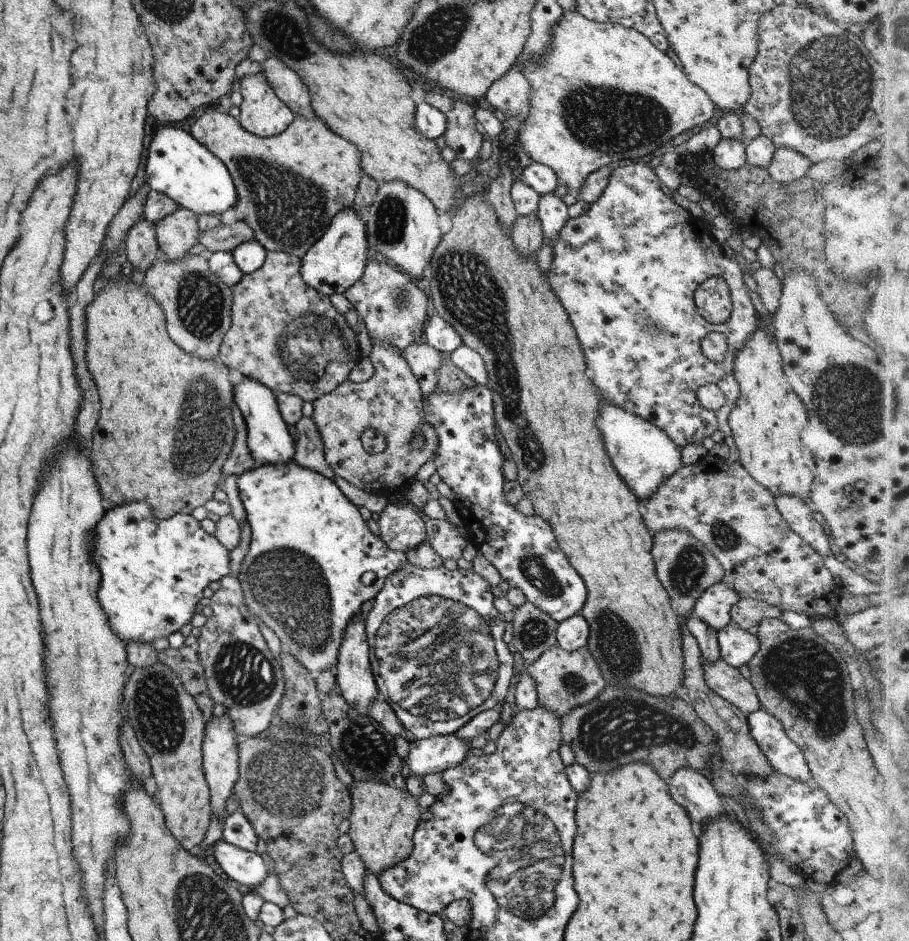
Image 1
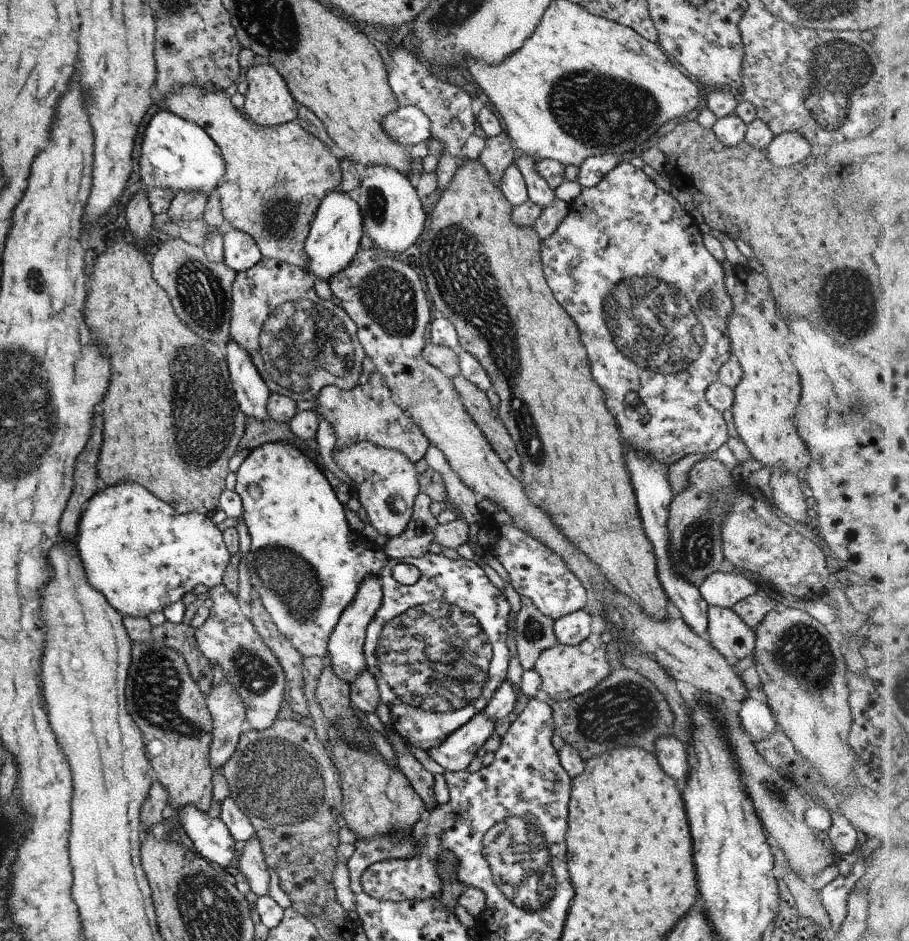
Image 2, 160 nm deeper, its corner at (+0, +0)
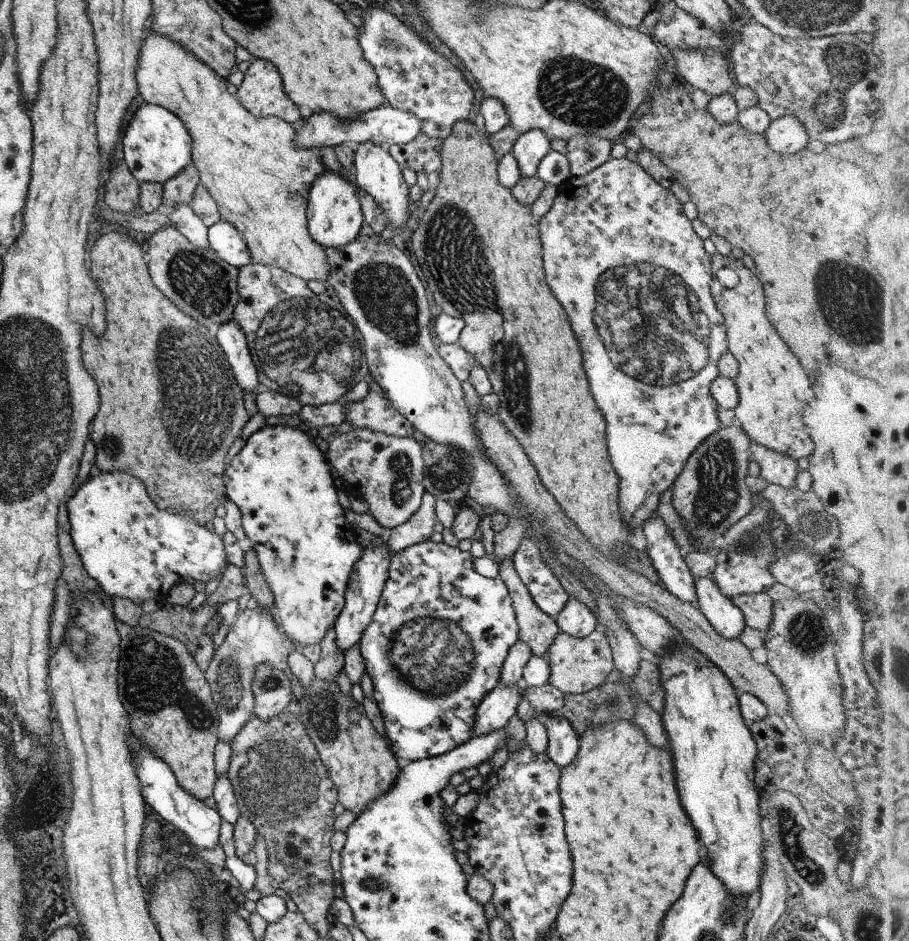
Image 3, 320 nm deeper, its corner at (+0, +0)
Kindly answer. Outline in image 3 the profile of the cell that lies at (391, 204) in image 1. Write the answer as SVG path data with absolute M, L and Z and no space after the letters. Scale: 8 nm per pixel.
M369 141L359 143L354 150L353 166L356 186L371 196L375 204L379 206L381 213L385 214L387 223L391 221L395 226L403 226L409 216L406 210L408 186L402 179L402 170L388 150Z

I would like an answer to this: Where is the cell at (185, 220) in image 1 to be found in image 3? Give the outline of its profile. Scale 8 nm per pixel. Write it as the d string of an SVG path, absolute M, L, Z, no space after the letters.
M189 163L175 176L168 178L162 186L162 203L167 206L189 204L195 187L199 184L197 169Z

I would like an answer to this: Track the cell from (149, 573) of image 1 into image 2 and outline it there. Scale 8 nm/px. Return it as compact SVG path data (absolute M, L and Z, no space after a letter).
M127 481L116 485L107 485L104 490L94 492L85 502L81 509L77 524L76 535L74 536L74 548L78 559L81 561L84 573L86 574L89 584L98 590L108 604L112 606L119 614L126 614L129 617L146 617L149 612L161 611L164 606L179 600L183 594L189 593L197 584L207 586L217 586L220 584L225 572L230 554L223 542L222 532L220 532L213 523L211 523L208 515L202 515L198 512L176 513L166 502L159 500L153 496L147 489L140 484Z

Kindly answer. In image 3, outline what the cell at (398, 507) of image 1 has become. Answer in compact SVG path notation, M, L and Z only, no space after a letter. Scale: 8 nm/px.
M351 428L331 440L325 459L342 482L355 488L367 502L368 513L379 526L395 528L417 512L425 492L422 452L413 437L398 437L368 428Z

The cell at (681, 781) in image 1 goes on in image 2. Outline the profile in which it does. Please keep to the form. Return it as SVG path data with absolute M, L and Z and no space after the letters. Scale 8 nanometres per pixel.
M659 735L653 741L653 748L663 772L669 774L673 780L679 780L679 784L684 786L688 775L685 746L673 735Z

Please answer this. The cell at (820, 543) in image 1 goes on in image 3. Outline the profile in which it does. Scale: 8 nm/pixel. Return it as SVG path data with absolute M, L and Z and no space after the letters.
M755 443L748 447L749 455L759 466L759 475L767 483L773 483L785 488L794 486L794 478L798 467L796 462L787 455L776 453Z

